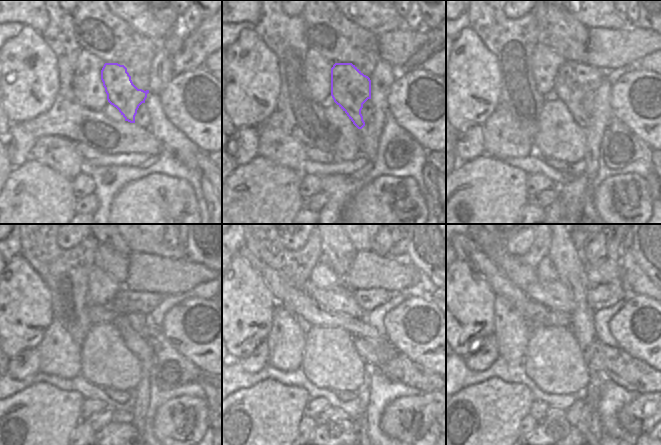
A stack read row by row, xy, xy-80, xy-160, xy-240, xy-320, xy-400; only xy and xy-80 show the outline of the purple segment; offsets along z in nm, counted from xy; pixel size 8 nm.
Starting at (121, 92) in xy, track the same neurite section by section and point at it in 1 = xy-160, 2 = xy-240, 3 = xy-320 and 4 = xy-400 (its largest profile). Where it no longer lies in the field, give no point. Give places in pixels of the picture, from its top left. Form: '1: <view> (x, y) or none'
1: xy-160 (573, 80)
2: xy-240 (126, 301)
3: xy-320 (396, 366)
4: xy-400 (614, 364)

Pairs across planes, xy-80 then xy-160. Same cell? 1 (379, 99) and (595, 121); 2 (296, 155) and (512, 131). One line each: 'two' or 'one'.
1: one
2: one

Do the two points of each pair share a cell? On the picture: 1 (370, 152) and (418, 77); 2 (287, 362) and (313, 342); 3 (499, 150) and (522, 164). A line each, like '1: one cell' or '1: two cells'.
1: two cells
2: two cells
3: two cells

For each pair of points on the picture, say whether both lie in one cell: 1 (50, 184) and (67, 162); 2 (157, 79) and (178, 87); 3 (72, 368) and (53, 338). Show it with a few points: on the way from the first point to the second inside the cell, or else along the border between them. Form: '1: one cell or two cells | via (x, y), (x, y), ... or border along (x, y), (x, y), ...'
1: two cells | border along (38, 161), (49, 166), (70, 181)
2: two cells | border along (173, 75), (171, 80), (158, 94)
3: one cell | via (65, 361), (57, 351), (56, 345)

